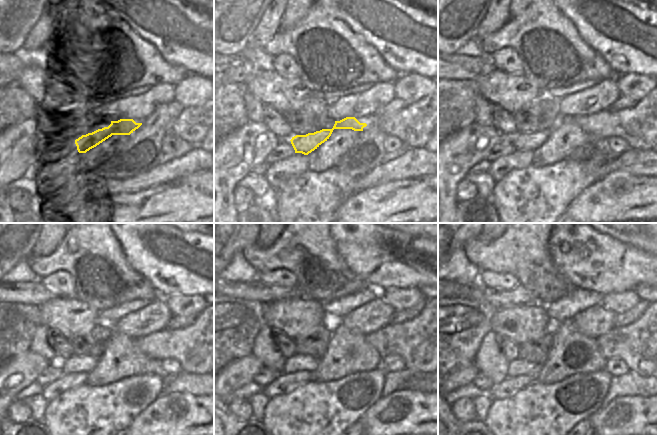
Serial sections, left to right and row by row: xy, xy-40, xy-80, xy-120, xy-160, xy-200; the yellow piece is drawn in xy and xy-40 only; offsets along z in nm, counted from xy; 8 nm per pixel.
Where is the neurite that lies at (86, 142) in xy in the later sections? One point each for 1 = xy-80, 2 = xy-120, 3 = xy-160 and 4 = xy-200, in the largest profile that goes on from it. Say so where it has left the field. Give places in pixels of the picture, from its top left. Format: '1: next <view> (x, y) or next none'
1: next xy-80 (521, 141)
2: next xy-120 (74, 364)
3: next xy-160 (296, 363)
4: next xy-200 (516, 367)

